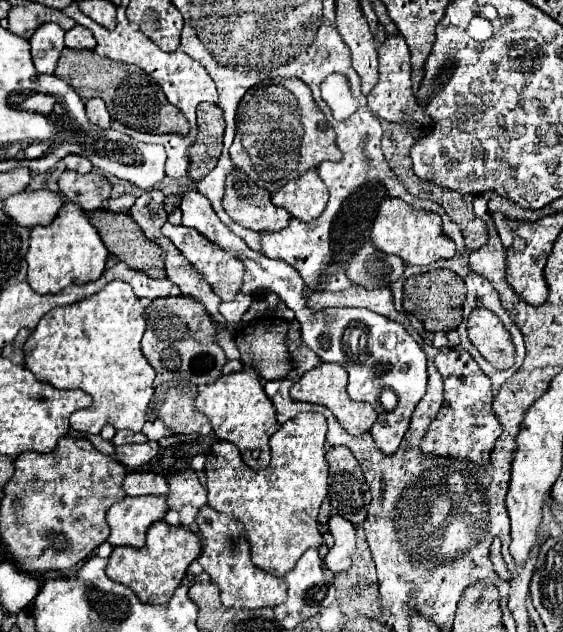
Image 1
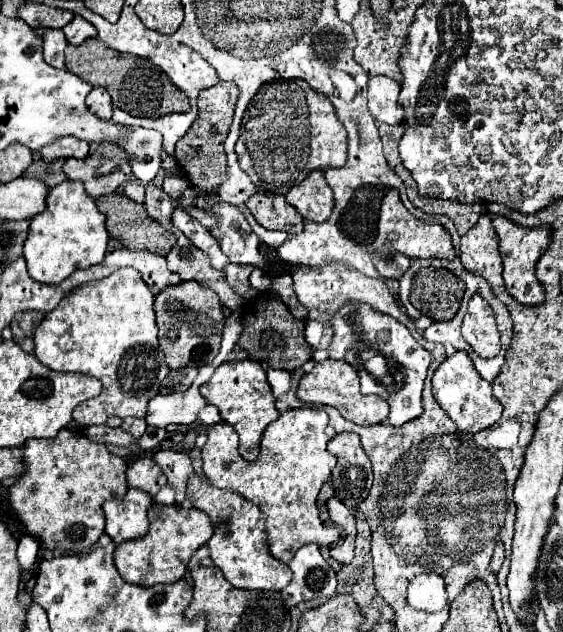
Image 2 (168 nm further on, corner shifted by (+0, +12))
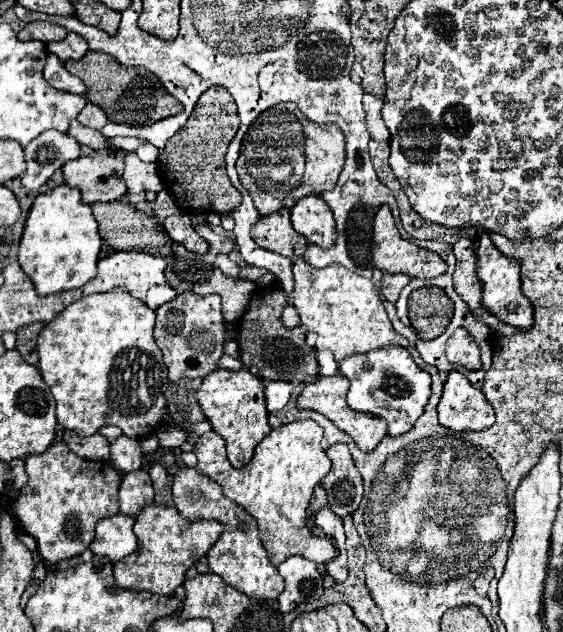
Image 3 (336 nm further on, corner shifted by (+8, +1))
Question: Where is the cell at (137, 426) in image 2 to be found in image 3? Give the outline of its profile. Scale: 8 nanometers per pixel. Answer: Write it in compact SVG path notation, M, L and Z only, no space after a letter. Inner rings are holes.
M120 435L112 445L110 445L110 461L112 465L122 471L136 471L142 467L142 449L138 439L130 439L126 435Z

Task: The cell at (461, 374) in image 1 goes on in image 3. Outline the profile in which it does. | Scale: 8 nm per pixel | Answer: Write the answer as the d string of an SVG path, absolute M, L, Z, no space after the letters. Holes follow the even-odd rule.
M450 371L438 403L438 421L452 431L482 431L494 425L494 409L462 373Z

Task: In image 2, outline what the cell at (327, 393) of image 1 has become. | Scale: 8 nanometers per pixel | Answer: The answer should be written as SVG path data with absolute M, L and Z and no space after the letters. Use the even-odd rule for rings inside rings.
M322 360L316 362L316 366L312 368L312 372L304 374L300 378L296 396L304 402L320 402L320 404L328 404L332 408L336 408L346 420L356 422L360 426L372 426L382 422L388 416L388 402L380 396L364 396L360 392L358 386L358 372L354 370L354 366L350 366L344 360Z

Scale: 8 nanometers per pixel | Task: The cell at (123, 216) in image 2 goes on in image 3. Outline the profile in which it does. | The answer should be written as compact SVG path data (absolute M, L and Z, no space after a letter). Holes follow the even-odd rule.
M122 201L94 203L92 211L100 225L100 237L108 241L114 249L122 249L122 251L136 249L136 251L146 251L146 253L160 255L160 257L166 257L172 253L172 239L164 233L162 223L156 217L138 211L132 203L122 203Z

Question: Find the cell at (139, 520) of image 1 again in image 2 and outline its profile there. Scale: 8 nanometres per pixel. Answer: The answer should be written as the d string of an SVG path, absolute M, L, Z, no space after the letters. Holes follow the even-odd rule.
M128 488L124 496L110 498L104 502L106 534L116 542L142 538L148 532L148 508L154 504L152 496L138 488Z

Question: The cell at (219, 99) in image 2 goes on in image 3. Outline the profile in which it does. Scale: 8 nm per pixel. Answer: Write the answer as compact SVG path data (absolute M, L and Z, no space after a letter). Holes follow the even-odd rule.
M210 87L204 91L186 121L186 125L166 141L162 155L158 157L158 175L164 189L174 197L176 205L188 213L232 213L240 203L240 191L230 183L226 173L226 149L240 127L236 103L224 87Z

